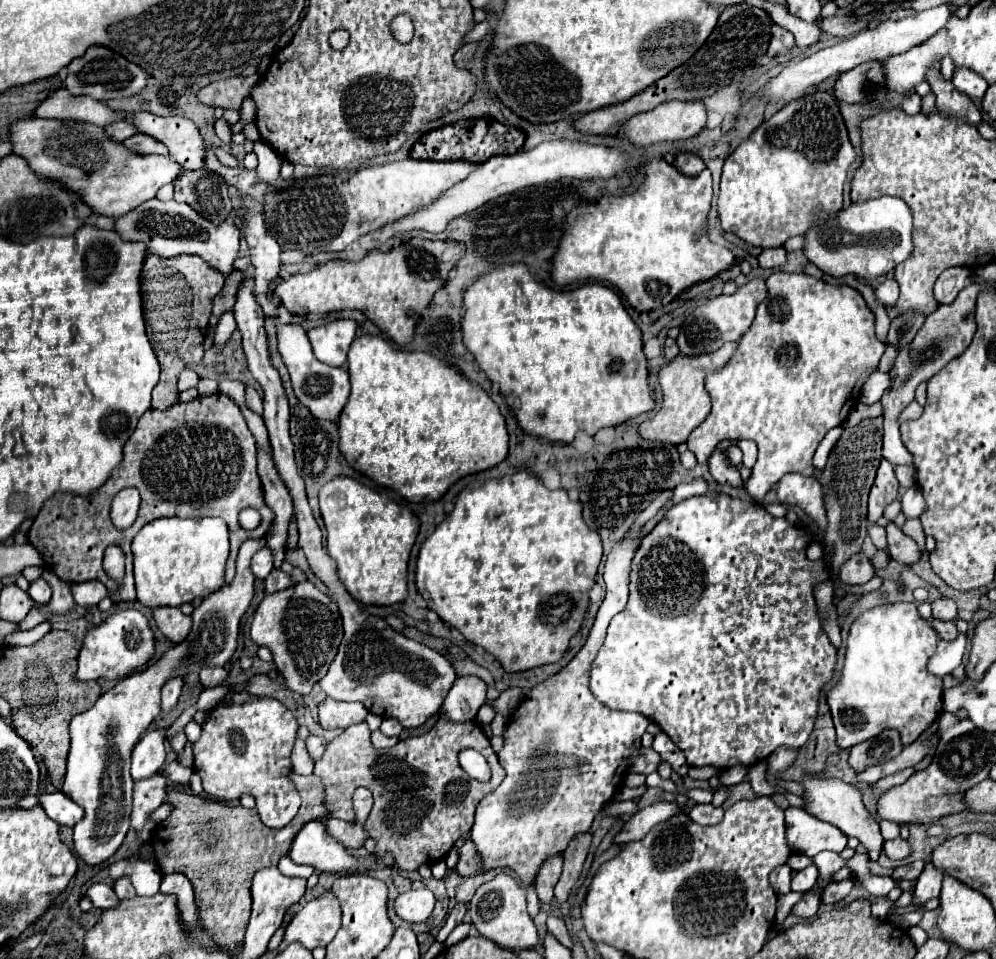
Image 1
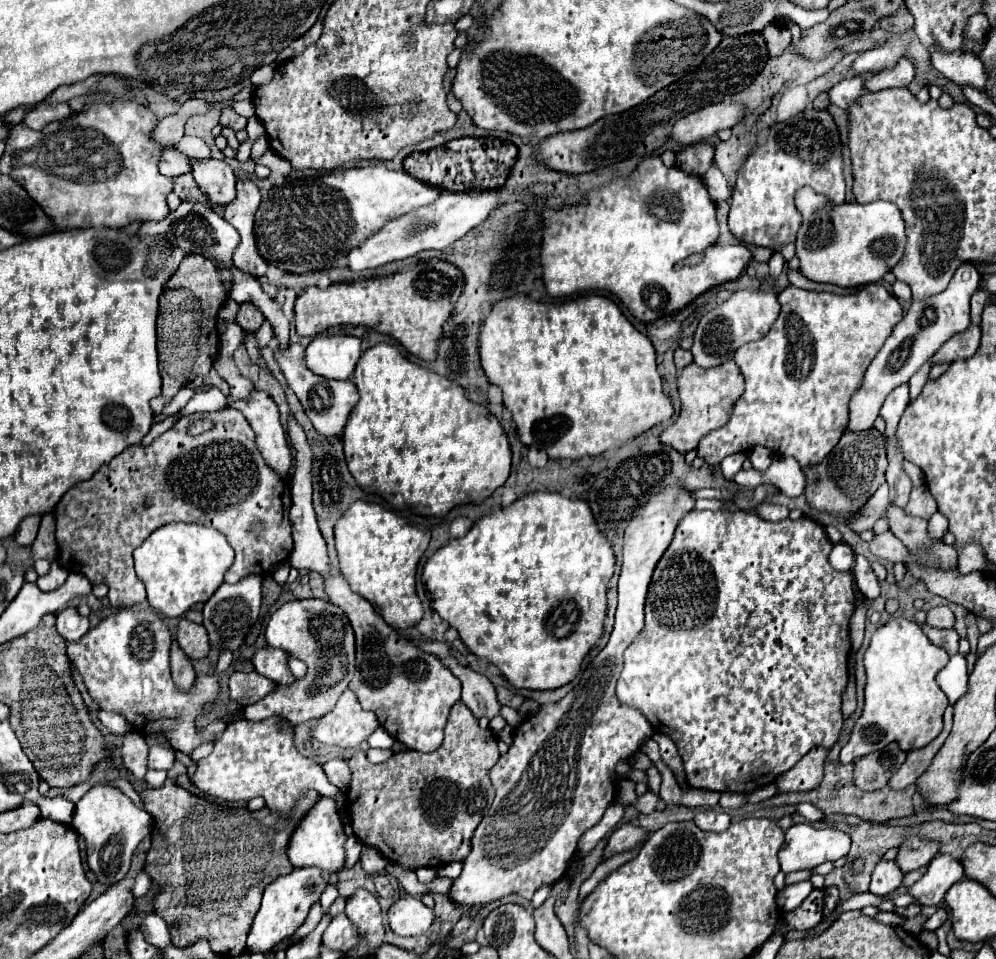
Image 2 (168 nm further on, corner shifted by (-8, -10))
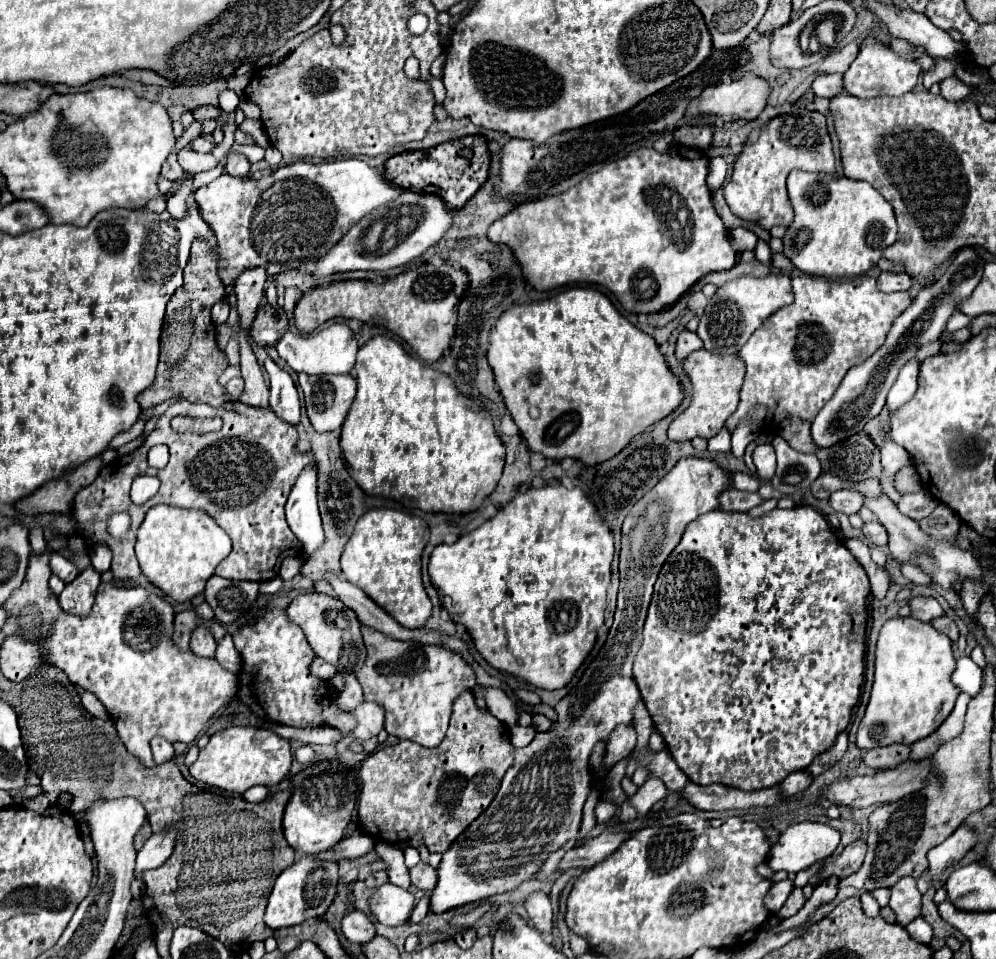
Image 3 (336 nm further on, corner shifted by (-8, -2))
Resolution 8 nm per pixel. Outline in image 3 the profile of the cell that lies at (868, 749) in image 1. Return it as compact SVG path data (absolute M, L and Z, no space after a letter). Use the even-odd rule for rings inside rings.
M896 744L896 746L866 750L864 762L874 770L882 770L882 768L896 768L898 764L906 762L908 756L910 756L910 746Z

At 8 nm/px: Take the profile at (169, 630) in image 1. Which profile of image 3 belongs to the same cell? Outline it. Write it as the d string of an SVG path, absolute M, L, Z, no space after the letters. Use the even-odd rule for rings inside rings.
M198 626L192 634L190 640L190 650L196 656L204 656L204 658L212 658L216 652L216 640L212 638L212 632L206 626Z

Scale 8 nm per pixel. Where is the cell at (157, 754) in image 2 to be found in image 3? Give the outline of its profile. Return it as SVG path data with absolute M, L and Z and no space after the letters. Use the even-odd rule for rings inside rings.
M156 736L156 738L152 738L150 744L152 744L152 754L154 754L154 762L156 762L156 764L162 764L162 762L166 762L166 760L172 760L174 748L172 748L172 744L170 744L168 740Z

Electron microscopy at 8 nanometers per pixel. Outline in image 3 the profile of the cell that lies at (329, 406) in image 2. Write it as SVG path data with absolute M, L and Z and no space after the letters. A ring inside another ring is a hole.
M300 374L304 406L316 432L328 432L342 426L354 398L356 380L350 374L342 376L308 376Z

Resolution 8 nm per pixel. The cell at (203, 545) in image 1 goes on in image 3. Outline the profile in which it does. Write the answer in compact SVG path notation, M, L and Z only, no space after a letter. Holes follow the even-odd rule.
M156 504L138 528L136 556L146 578L176 602L204 592L206 580L230 554L230 536L204 512L170 504Z

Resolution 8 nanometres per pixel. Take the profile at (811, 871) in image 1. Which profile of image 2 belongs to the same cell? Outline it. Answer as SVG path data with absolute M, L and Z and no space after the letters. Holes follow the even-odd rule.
M806 880L806 882L796 882L796 884L790 884L786 886L784 890L778 892L778 906L784 910L784 912L792 912L792 908L798 908L800 902L804 902L812 892L812 882Z

